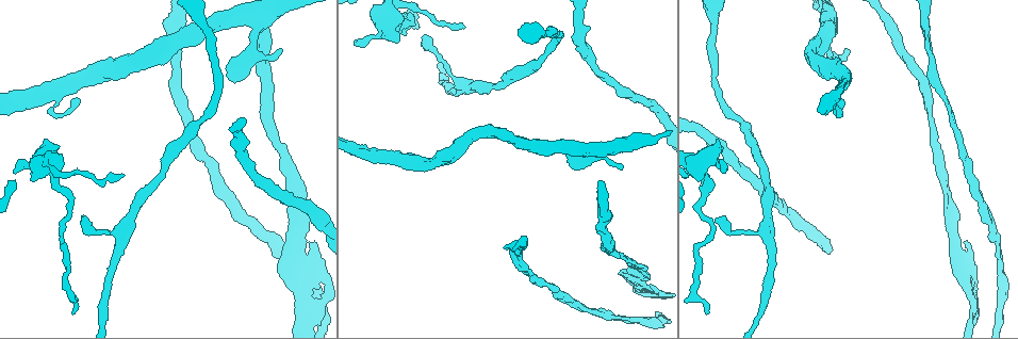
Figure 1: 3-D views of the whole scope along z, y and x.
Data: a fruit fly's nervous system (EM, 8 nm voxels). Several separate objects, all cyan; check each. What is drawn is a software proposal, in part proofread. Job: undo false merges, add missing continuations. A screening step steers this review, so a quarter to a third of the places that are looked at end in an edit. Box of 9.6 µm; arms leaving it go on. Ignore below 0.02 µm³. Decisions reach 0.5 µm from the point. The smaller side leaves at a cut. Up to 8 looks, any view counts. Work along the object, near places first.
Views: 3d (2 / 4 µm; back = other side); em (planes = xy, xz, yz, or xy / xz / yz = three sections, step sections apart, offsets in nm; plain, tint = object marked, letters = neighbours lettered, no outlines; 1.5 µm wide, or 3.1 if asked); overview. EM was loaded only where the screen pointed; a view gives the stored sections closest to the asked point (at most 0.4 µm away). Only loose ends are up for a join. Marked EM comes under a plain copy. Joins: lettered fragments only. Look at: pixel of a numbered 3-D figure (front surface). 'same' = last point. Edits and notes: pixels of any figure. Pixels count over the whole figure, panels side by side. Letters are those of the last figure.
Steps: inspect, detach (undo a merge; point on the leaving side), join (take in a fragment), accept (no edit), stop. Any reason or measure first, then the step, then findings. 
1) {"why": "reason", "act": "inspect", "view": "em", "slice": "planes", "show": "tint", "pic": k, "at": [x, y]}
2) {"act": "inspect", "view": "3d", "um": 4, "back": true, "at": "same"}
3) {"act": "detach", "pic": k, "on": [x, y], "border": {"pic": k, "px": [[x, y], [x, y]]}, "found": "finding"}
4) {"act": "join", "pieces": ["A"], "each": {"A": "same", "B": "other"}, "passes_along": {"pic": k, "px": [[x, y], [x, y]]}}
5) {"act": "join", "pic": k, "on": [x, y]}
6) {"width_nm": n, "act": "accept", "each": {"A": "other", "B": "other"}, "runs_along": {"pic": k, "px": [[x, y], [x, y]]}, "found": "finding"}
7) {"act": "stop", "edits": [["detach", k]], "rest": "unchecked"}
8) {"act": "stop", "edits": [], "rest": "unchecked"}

{"why": "abrupt turn", "act": "inspect", "view": "em", "slice": "planes", "show": "letters", "pic": 1, "at": [253, 22]}

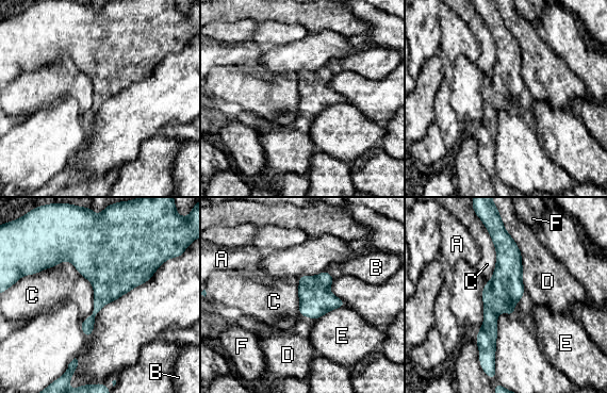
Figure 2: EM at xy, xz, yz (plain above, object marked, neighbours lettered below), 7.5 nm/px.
{"act": "accept", "each": {"A": "other", "B": "other", "C": "other", "D": "other", "E": "other", "F": "other"}, "runs_along": {"pic": 2, "px": [[491, 208], [505, 245], [494, 331]]}, "found": "all the same neuron"}

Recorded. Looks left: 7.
{"why": "tapers out", "act": "inspect", "view": "em", "slice": "planes", "show": "letters", "pic": 1, "at": [506, 248]}

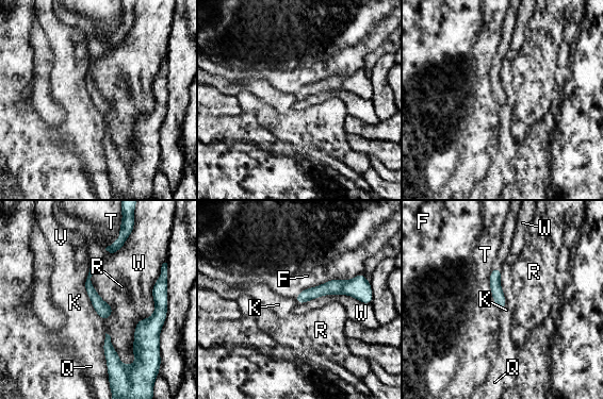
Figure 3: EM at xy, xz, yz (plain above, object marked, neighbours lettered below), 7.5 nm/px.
{"act": "accept", "each": {"F": "other", "K": "other", "Q": "other", "R": "other", "T": "other", "V": "other", "W": "other"}, "runs_along": {"pic": 3, "px": [[363, 297], [324, 288], [298, 300]]}, "found": "no lettered fragment goes on from it"}

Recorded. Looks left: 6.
{"why": "tapers out", "act": "inspect", "view": "em", "slice": "planes", "show": "letters", "pic": 1, "at": [414, 27]}

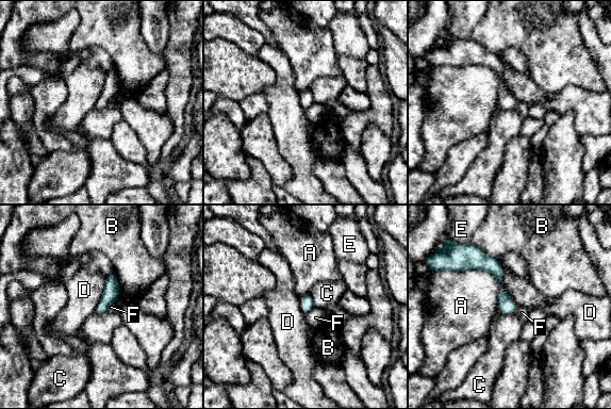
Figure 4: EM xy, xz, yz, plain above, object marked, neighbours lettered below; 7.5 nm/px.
{"act": "accept", "each": {"A": "other", "B": "other", "C": "other", "D": "other", "E": "other", "F": "other"}, "found": "no lettered fragment goes on from it"}

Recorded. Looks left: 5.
{"act": "stop", "edits": [], "rest": "unchecked"}

